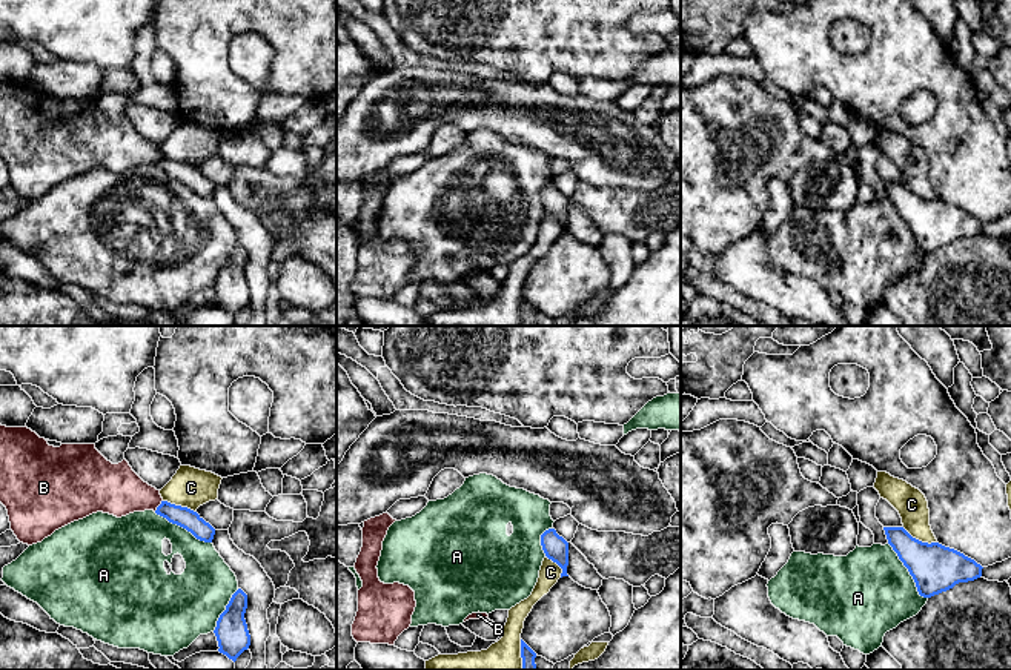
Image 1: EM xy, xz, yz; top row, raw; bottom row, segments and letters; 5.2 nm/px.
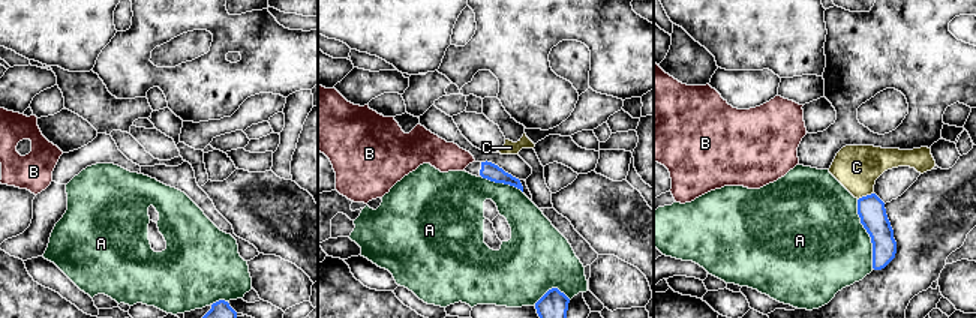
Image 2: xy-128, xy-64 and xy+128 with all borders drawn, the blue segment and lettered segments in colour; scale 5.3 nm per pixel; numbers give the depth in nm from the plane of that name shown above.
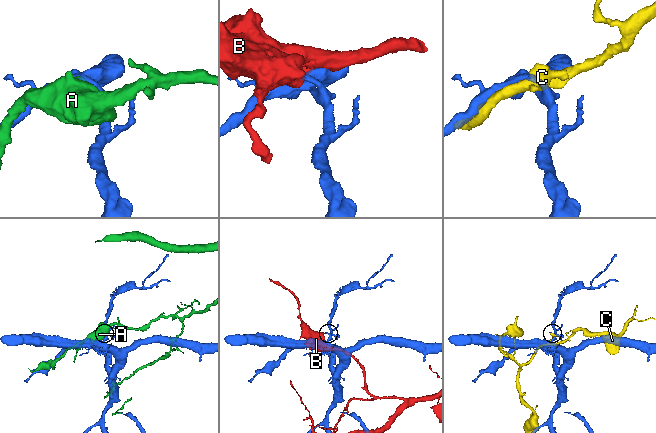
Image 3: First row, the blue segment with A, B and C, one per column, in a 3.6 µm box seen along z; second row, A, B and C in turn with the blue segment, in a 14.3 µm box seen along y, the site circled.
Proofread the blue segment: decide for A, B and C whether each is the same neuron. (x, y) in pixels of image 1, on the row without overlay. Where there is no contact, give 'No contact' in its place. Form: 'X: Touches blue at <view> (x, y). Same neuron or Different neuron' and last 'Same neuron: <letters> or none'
A: Touches blue at yz (908, 226). Different neuron
B: Touches blue at xy (159, 162). Different neuron
C: Touches blue at yz (918, 195). Different neuron
Same neuron: none

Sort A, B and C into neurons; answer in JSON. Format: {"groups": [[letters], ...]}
{"groups": [["A"], ["B"], ["C"]]}

